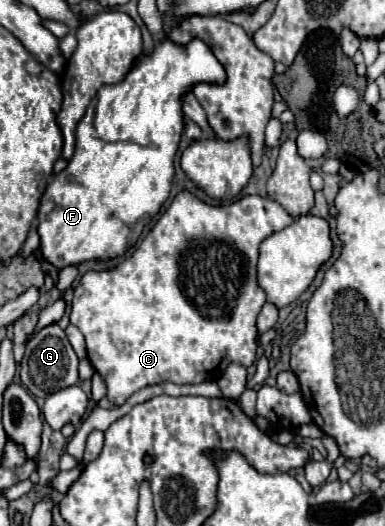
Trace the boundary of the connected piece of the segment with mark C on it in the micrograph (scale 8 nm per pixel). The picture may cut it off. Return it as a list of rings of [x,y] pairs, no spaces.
[[[183,190],[179,192],[171,206],[165,210],[165,214],[157,220],[157,224],[151,228],[151,232],[143,238],[139,248],[133,252],[131,258],[123,260],[113,272],[87,272],[79,284],[73,290],[73,302],[71,302],[71,324],[75,324],[81,334],[85,336],[87,342],[87,356],[93,364],[93,368],[103,376],[107,382],[107,398],[115,406],[123,406],[131,394],[137,390],[151,386],[151,384],[161,384],[161,382],[173,382],[173,384],[199,384],[205,380],[219,380],[219,376],[225,372],[221,368],[227,368],[229,364],[241,364],[241,366],[251,366],[257,360],[257,340],[259,340],[259,330],[257,330],[257,316],[267,302],[265,290],[257,282],[257,258],[259,258],[259,246],[265,238],[269,238],[275,232],[281,232],[293,222],[293,218],[281,208],[281,204],[273,202],[271,198],[261,198],[261,196],[243,196],[239,202],[231,202],[227,206],[209,206],[195,194]]]

